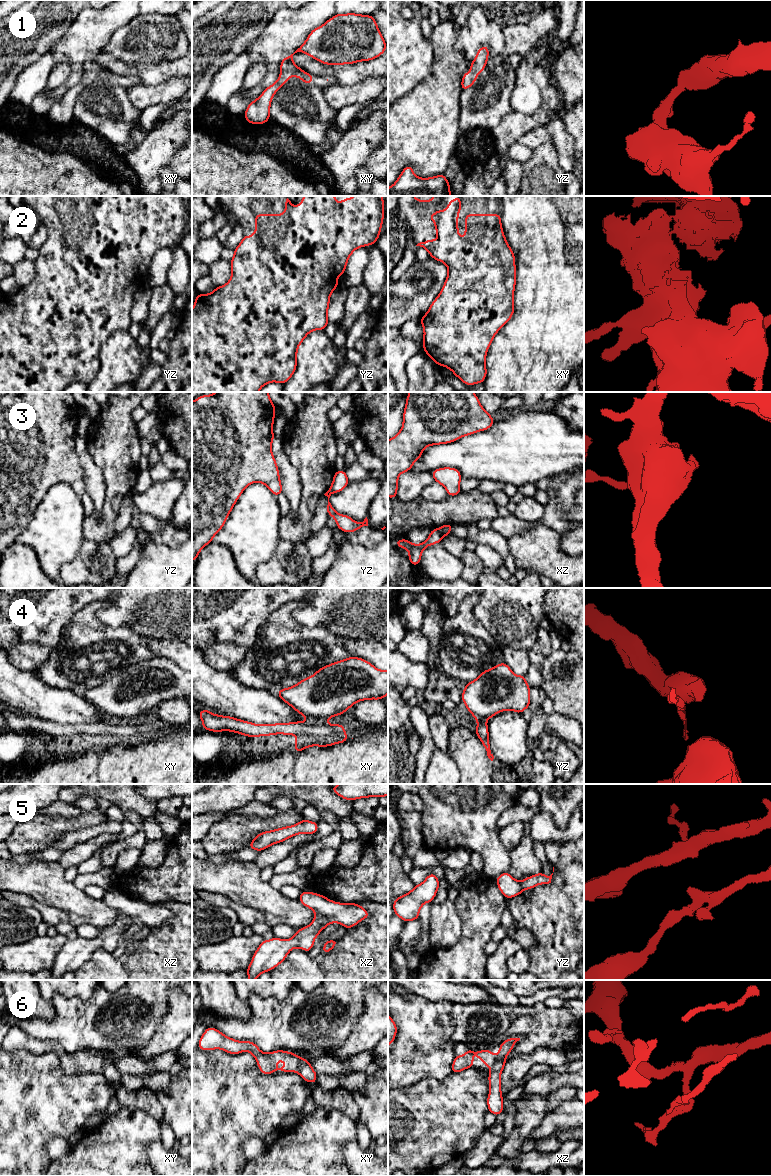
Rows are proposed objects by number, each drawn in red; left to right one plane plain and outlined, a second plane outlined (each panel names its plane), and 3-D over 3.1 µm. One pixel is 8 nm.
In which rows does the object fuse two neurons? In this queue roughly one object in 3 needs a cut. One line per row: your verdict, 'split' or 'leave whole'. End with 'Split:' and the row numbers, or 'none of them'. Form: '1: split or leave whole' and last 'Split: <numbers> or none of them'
1: leave whole
2: leave whole
3: split
4: split
5: leave whole
6: leave whole
Split: 3, 4

